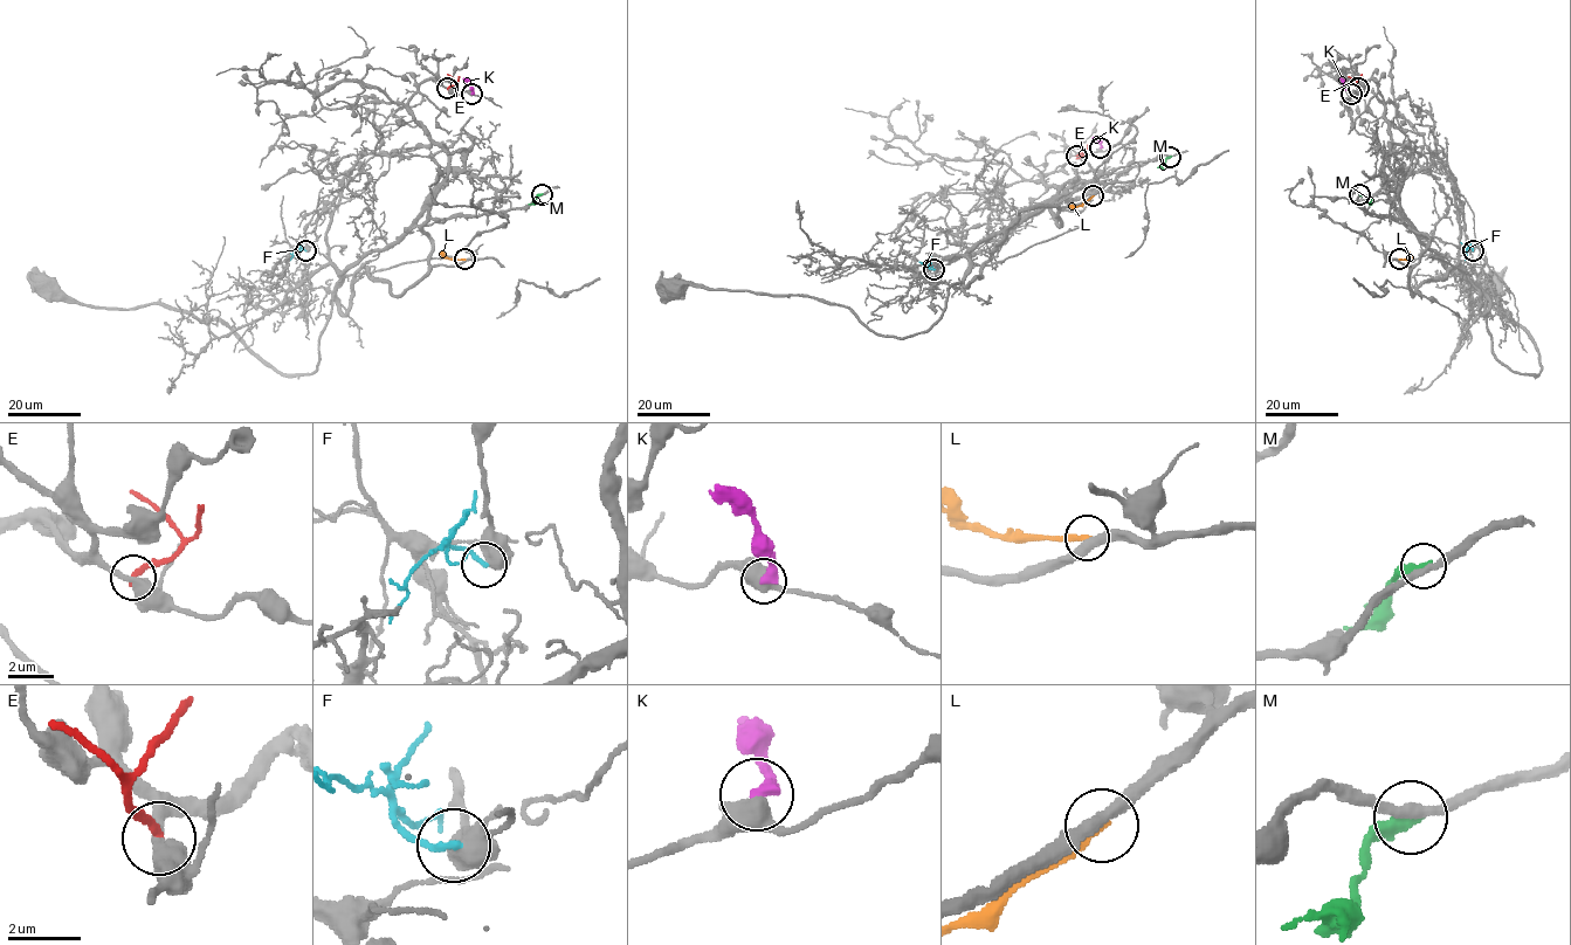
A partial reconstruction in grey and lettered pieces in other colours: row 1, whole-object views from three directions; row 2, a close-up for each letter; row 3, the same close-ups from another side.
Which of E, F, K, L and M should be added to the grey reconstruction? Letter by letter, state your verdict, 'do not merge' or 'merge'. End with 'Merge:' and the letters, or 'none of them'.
E: do not merge
F: do not merge
K: do not merge
L: do not merge
M: do not merge
Merge: none of them

